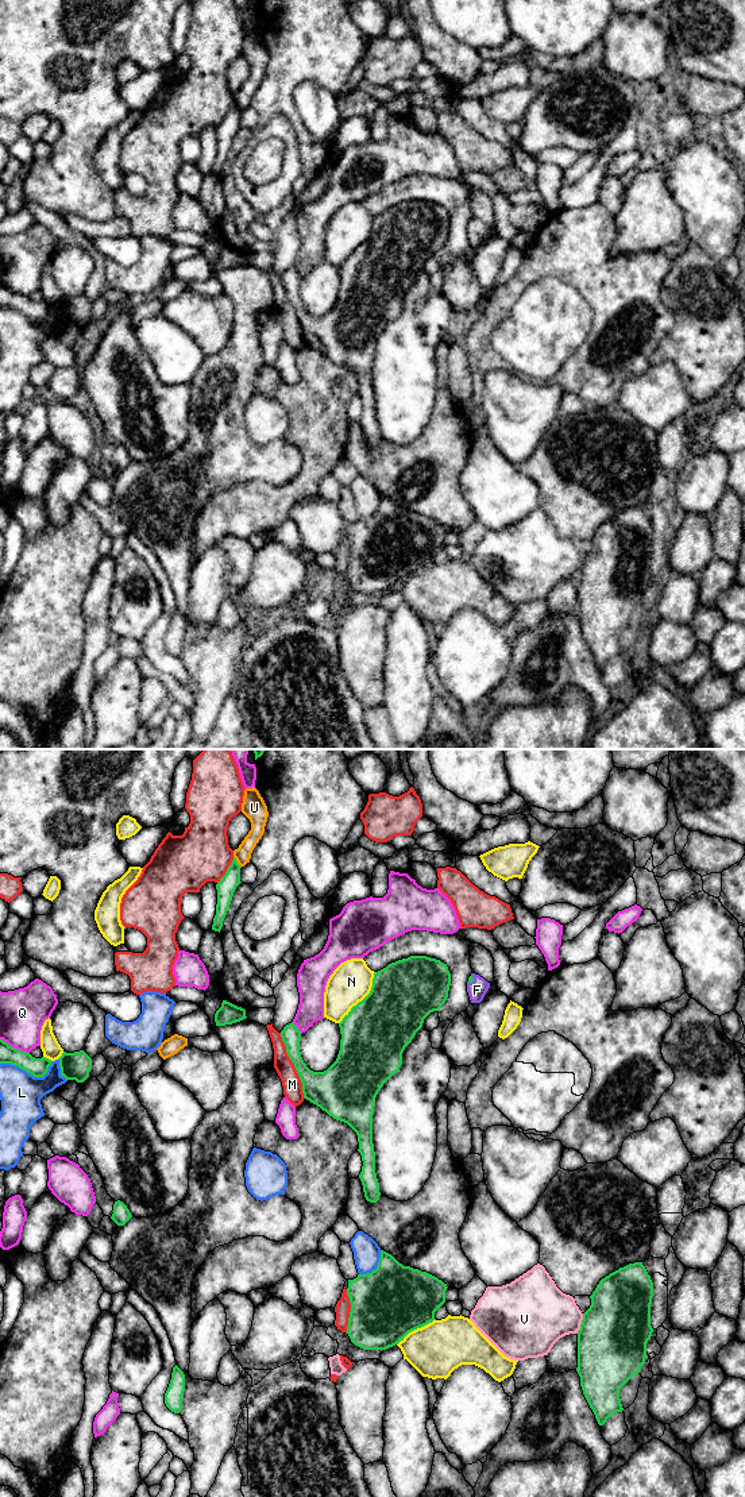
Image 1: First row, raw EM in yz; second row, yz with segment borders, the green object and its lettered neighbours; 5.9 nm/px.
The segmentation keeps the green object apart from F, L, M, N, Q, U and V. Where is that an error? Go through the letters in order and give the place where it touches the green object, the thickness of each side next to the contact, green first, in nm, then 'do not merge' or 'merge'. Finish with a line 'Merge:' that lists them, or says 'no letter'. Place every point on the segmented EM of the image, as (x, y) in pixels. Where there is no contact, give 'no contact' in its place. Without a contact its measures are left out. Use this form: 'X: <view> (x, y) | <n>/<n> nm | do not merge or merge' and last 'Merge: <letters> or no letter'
F: yz (473, 980) | 30/120 nm | merge
L: yz (29, 1072) | 110/240 nm | do not merge
M: yz (294, 1065) | 240/120 nm | do not merge
N: yz (363, 999) | 400/240 nm | do not merge
Q: yz (297, 1027) | 120/160 nm | do not merge
U: yz (236, 861) | 110/100 nm | do not merge
V: yz (582, 1323) | 420/360 nm | do not merge
Merge: F

